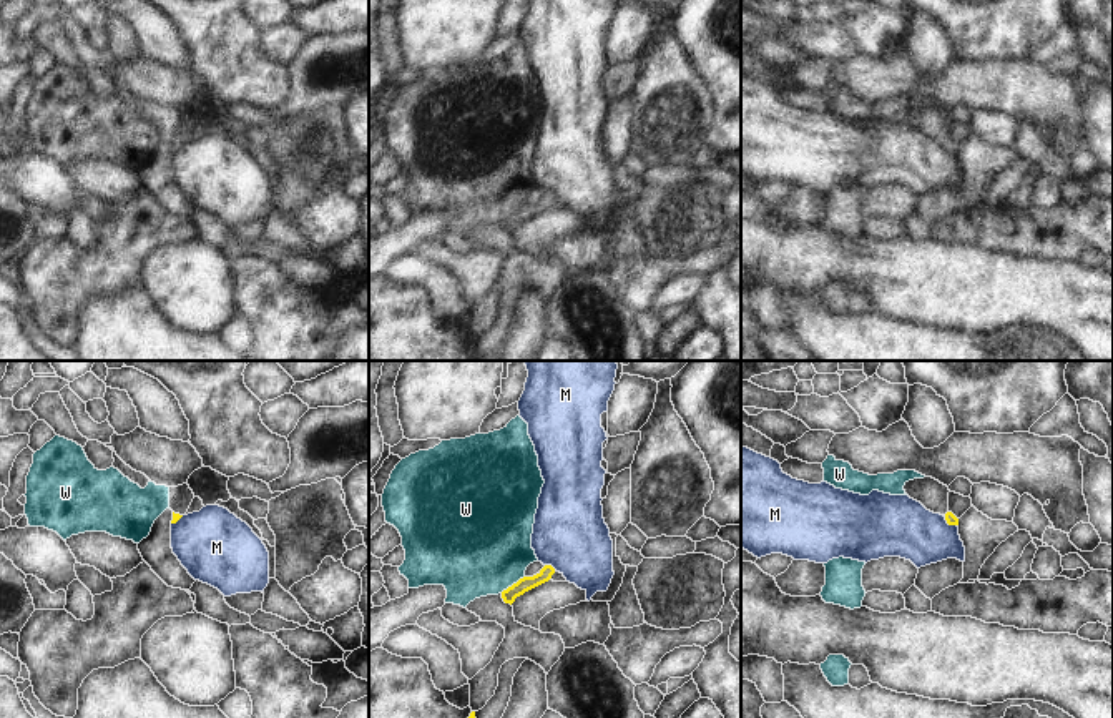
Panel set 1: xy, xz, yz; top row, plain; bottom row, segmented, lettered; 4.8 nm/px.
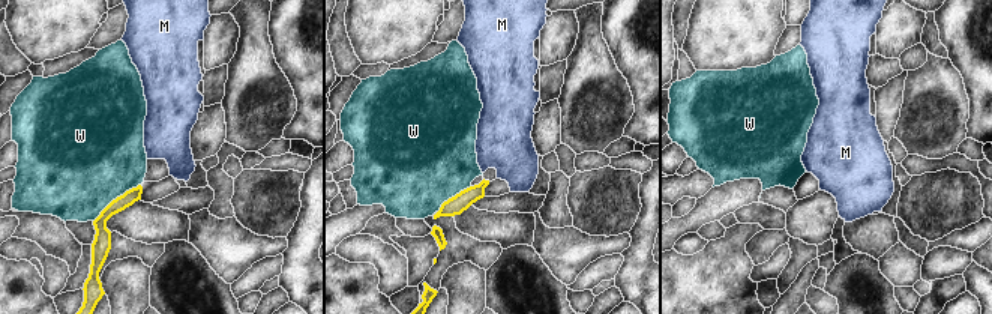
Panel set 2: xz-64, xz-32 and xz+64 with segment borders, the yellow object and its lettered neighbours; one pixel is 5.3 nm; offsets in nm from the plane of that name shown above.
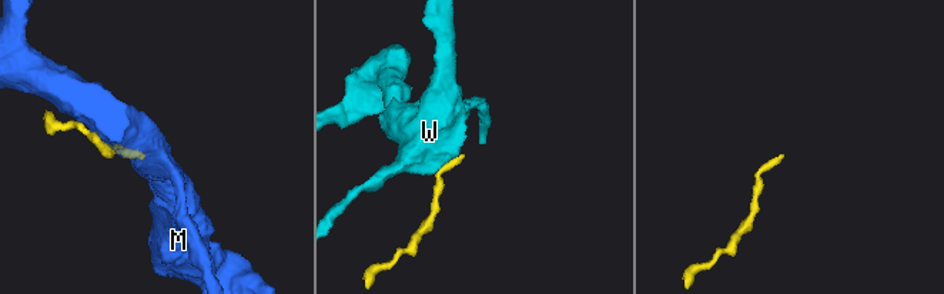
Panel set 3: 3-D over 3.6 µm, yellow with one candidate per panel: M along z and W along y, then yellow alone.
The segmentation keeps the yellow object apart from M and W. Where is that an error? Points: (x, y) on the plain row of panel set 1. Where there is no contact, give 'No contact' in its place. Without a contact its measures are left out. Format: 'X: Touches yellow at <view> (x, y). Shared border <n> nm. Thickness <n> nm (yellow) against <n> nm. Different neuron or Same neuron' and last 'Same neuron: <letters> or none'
M: Touches yellow at xz (550, 193). Shared border 60 nm. Thickness 70 nm (yellow) against 360 nm. Different neuron
W: Touches yellow at xz (514, 211). Shared border 150 nm. Thickness 70 nm (yellow) against 500 nm. Different neuron
Same neuron: none.

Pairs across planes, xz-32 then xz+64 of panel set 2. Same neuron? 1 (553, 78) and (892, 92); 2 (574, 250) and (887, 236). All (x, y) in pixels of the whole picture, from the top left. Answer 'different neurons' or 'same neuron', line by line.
1: different neurons
2: different neurons

